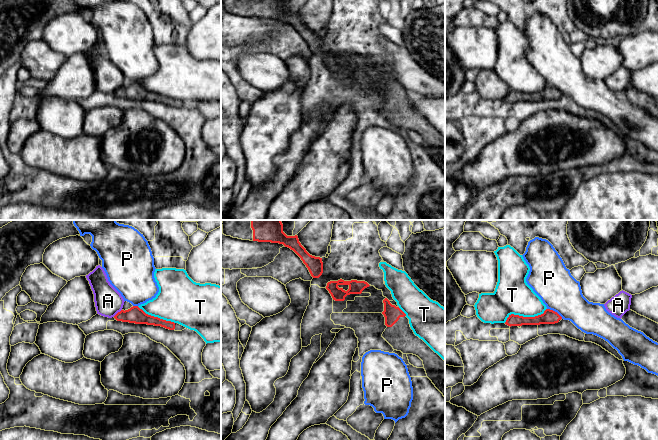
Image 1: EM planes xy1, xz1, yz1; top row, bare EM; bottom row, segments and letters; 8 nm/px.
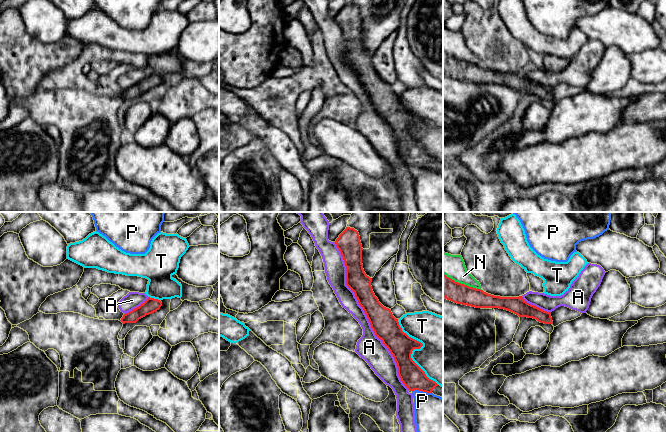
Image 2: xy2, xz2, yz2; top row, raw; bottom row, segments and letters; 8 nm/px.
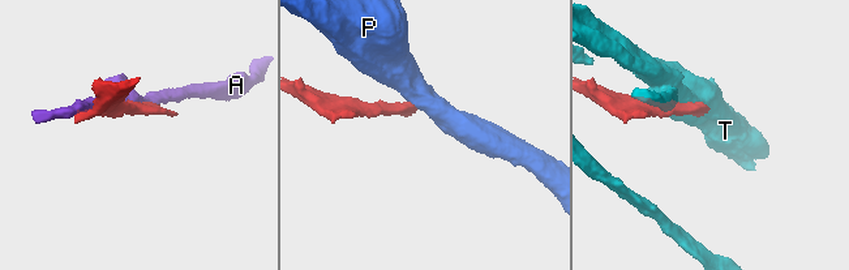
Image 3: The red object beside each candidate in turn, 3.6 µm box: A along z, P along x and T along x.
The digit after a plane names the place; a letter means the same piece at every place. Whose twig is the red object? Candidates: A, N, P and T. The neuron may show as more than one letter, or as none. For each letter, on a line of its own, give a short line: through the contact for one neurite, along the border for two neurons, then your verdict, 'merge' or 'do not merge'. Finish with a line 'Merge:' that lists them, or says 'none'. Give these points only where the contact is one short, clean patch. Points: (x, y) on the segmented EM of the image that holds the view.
A: do not merge
N: do not merge
P: xz2 (412, 390), (431, 393) | do not merge
T: do not merge
Merge: none

